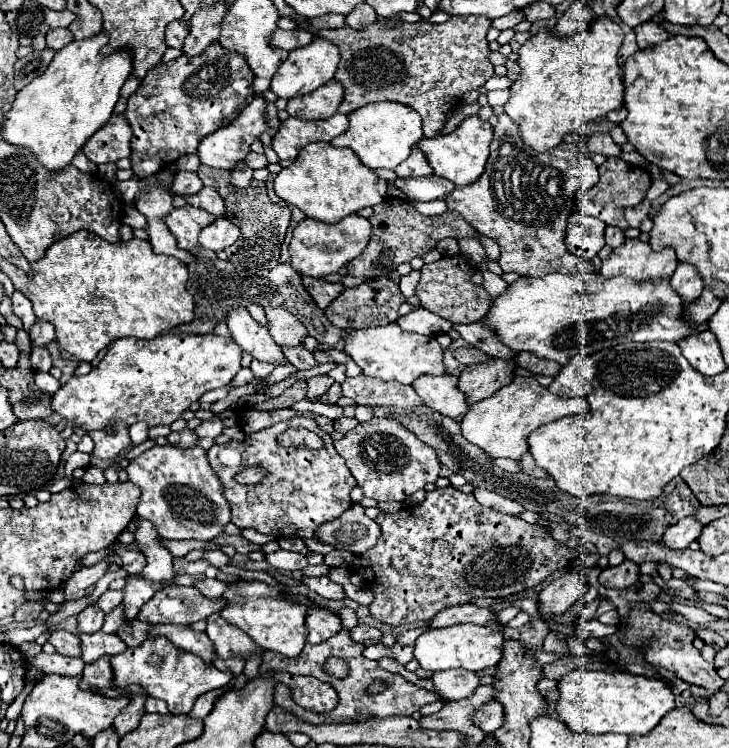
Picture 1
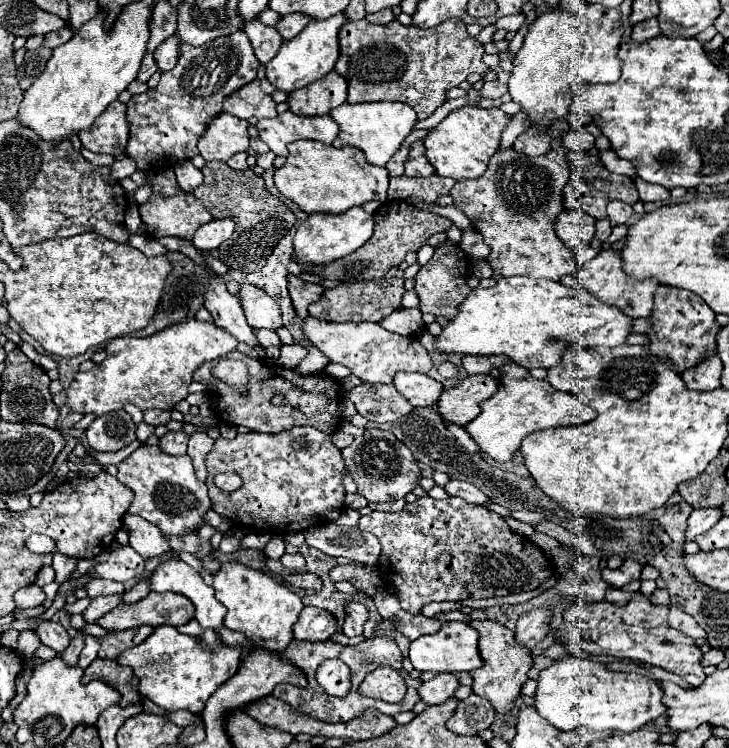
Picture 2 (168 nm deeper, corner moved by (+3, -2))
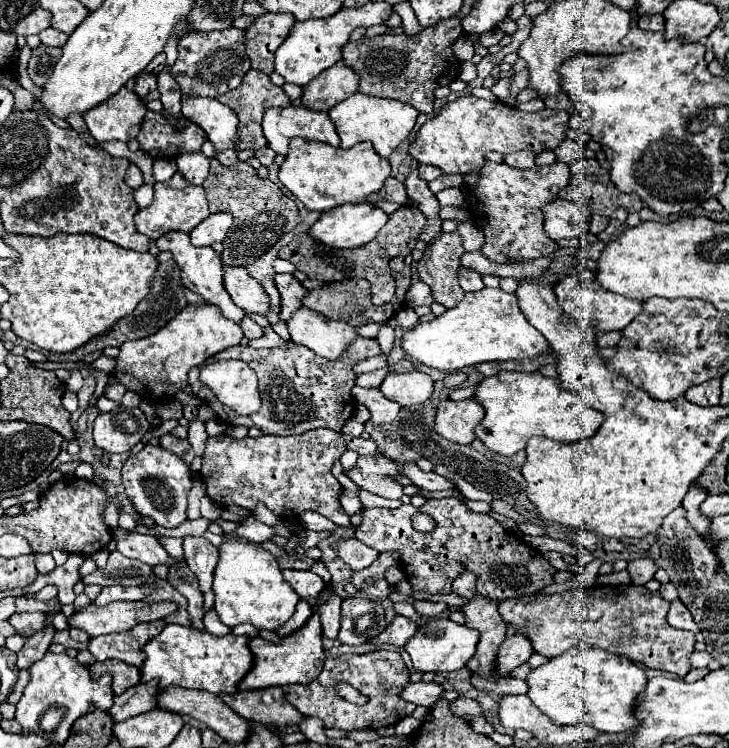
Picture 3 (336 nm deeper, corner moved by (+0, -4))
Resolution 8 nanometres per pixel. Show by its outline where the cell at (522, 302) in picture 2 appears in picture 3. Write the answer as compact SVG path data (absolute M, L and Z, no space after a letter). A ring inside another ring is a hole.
M483 288L477 292L465 292L463 300L455 308L445 310L441 316L435 316L431 322L417 322L411 330L403 334L401 348L405 352L405 358L413 362L419 362L423 366L429 366L441 372L459 372L465 366L477 366L481 362L535 358L537 354L549 350L549 344L539 330L529 326L529 322L525 320L525 316L521 314L517 306L515 294L507 294L501 288Z

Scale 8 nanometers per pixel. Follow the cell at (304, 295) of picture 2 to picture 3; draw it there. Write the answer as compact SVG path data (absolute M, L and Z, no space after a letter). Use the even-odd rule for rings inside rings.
M275 274L275 284L281 294L279 316L283 320L287 320L289 314L293 314L293 310L297 310L297 306L301 306L301 298L307 294L307 290L291 274Z

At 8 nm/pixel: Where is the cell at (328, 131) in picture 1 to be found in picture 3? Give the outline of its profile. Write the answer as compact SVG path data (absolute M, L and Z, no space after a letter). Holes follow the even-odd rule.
M307 106L265 110L263 132L269 142L269 148L275 150L277 154L287 154L287 146L293 136L339 146L339 134L333 122L329 120L327 112L309 110Z

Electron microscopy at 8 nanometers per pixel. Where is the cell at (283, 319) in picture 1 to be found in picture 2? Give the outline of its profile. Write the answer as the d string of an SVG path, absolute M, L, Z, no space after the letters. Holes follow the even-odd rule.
M244 284L244 286L240 286L240 298L242 298L242 308L246 314L246 320L252 328L278 330L284 326L282 312L280 312L276 300L270 298L260 288Z

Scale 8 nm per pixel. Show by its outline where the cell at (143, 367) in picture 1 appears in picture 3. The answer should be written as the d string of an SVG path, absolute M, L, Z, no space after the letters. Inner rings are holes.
M187 304L169 324L165 324L153 336L125 342L121 346L121 354L117 356L117 366L109 374L109 378L113 382L123 382L127 390L137 392L147 402L159 402L187 386L187 372L193 366L201 366L209 356L215 356L217 352L239 344L241 338L243 332L239 324L225 318L215 304Z

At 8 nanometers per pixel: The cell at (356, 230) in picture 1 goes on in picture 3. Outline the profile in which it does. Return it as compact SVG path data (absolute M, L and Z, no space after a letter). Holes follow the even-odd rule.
M369 202L341 204L323 212L309 234L333 248L357 248L371 242L387 218L381 208Z

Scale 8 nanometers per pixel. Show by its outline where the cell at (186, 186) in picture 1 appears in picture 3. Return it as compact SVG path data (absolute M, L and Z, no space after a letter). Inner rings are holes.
M187 152L175 158L179 170L191 184L203 184L209 174L209 158L203 152Z

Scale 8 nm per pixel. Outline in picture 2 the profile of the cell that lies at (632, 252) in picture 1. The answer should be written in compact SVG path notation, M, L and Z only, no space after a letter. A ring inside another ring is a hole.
M614 248L602 250L594 260L584 264L576 274L566 276L560 282L574 286L574 288L586 288L586 292L592 292L606 304L618 304L618 308L630 312L630 316L634 316L634 318L650 316L652 306L654 306L654 292L658 288L658 280L652 280L652 278L638 280L638 278L628 276L622 270L622 252L614 250Z

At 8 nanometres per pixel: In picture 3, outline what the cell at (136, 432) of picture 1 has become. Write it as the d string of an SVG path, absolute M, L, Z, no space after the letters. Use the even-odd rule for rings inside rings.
M115 382L115 384L107 384L105 386L105 396L107 398L111 398L111 400L115 400L115 402L121 402L121 398L123 398L123 394L127 392L127 388L125 388L125 384L121 384L121 382Z

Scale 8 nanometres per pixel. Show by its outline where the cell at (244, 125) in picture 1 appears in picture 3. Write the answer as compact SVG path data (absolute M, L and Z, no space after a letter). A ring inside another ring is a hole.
M183 94L181 112L189 122L201 126L207 132L207 138L213 142L215 150L235 148L239 118L229 106L213 98Z

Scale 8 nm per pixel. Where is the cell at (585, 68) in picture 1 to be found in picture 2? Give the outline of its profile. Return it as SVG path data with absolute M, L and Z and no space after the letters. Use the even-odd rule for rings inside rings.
M588 6L586 14L568 14L562 10L540 14L524 38L522 48L514 56L514 68L508 80L508 92L520 104L526 120L530 122L512 148L526 156L542 156L550 150L550 134L546 132L554 120L570 114L572 84L600 84L616 82L620 78L618 46L622 38L622 22L618 10L604 6Z

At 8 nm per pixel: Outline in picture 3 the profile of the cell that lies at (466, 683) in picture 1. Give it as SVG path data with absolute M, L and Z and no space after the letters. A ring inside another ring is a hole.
M409 682L403 686L401 698L417 706L431 708L443 694L443 686L437 682Z

